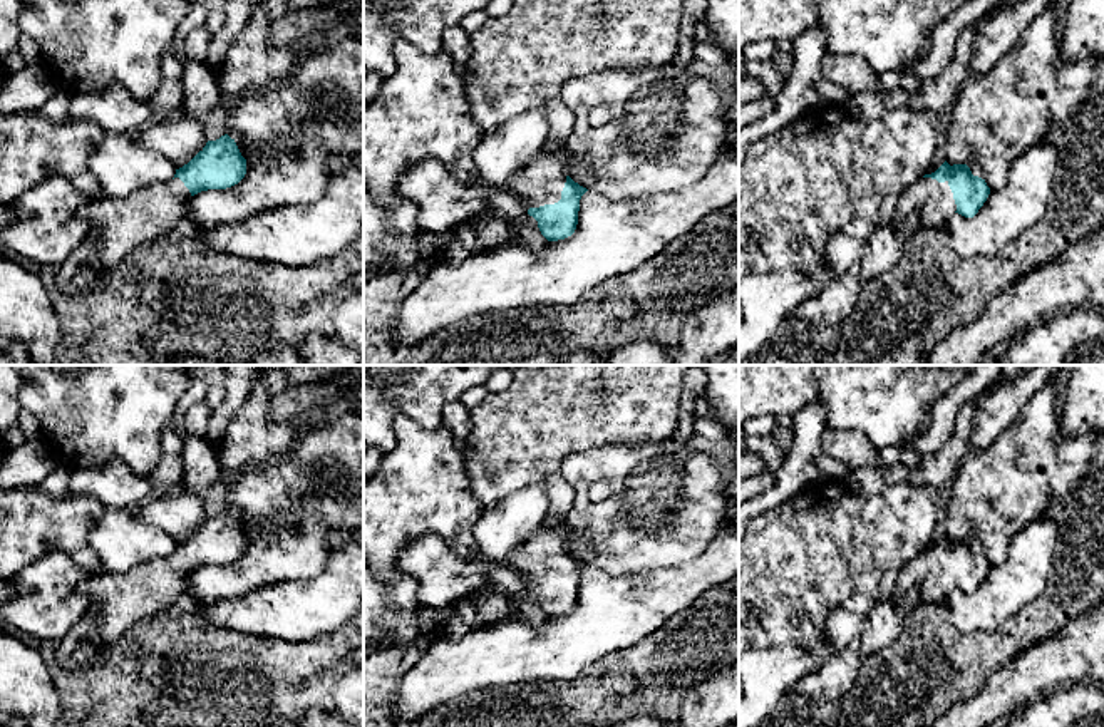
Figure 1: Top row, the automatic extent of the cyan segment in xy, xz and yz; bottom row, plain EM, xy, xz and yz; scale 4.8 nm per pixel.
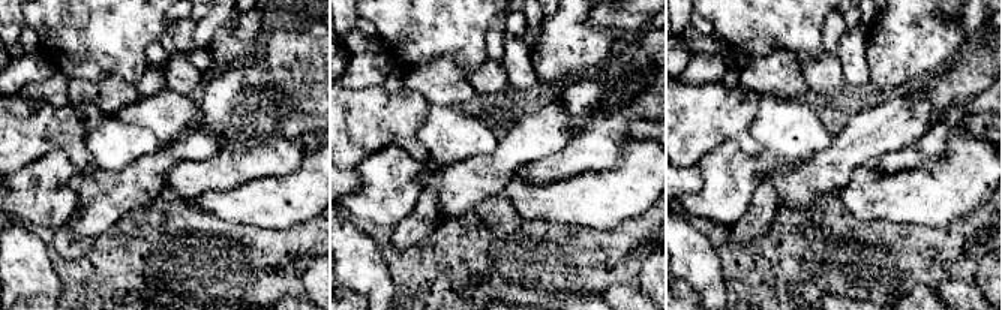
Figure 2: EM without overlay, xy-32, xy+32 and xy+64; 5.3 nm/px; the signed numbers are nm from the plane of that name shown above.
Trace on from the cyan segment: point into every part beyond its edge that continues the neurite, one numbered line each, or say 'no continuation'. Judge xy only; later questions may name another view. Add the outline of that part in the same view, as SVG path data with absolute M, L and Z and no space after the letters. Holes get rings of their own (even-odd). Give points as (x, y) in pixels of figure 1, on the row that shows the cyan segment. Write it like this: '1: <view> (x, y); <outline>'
1: xy (123, 225); M179 178L156 183L129 198L102 196L85 201L80 216L97 229L101 243L89 265L99 273L114 268L137 246L152 241L186 219L189 189Z

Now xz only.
1: xz (541, 181); M543 152L518 171L503 189L518 194L528 208L555 204L561 199L566 166L566 157Z

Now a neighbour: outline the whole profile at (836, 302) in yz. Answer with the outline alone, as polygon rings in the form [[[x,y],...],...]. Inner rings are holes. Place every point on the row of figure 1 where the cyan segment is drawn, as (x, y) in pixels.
[[[853,263],[846,273],[834,275],[824,291],[802,302],[794,315],[818,325],[836,325],[853,312],[861,288],[861,263]]]

